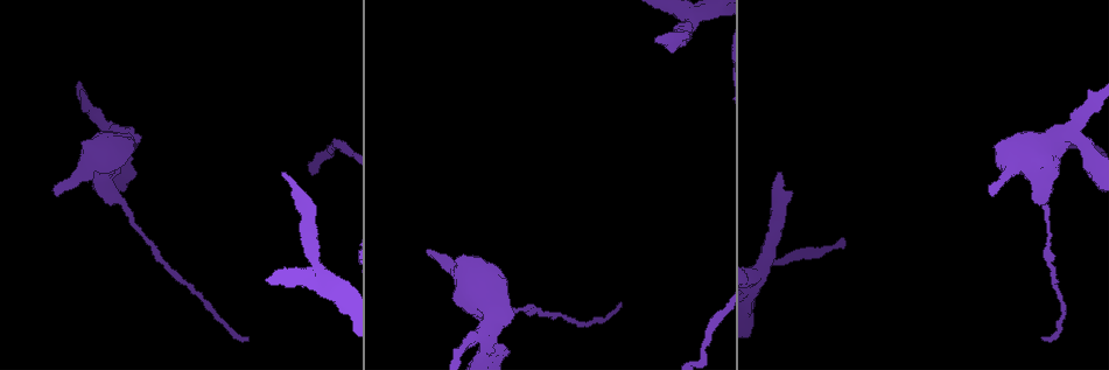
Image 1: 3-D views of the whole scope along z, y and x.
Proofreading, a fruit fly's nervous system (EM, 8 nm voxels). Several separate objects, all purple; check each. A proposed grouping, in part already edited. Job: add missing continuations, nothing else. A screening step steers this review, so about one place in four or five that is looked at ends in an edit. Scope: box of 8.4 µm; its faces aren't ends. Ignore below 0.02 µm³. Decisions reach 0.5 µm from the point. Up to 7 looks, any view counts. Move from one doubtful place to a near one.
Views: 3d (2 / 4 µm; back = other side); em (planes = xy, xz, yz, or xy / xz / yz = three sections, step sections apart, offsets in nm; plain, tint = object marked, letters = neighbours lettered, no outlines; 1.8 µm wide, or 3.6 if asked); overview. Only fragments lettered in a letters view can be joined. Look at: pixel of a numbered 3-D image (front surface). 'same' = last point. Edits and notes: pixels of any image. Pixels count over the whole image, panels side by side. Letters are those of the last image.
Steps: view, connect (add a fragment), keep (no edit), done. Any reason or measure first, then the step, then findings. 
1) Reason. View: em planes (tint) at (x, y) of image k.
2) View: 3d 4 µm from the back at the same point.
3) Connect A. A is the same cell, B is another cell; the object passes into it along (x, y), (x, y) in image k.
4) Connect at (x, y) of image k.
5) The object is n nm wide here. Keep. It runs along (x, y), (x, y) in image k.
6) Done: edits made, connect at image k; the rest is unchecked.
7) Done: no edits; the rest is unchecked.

Tapers out. View: em xz step 4 (tint) at (246, 338) of image 1.

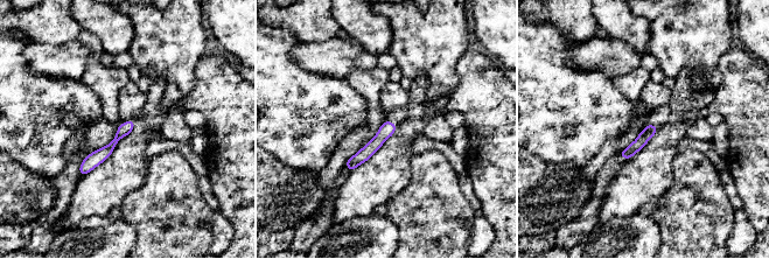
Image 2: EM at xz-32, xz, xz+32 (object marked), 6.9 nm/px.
View: em planes (letters) at the same point.

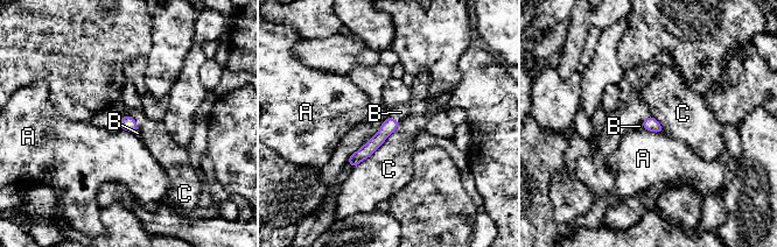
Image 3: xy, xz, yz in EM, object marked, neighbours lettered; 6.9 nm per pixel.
Connect B. B is the same cell, A and C are other cells; the object passes into it along (390, 125), (392, 118), (400, 112) in image 3; it goes on there.

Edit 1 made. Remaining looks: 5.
View: overview.

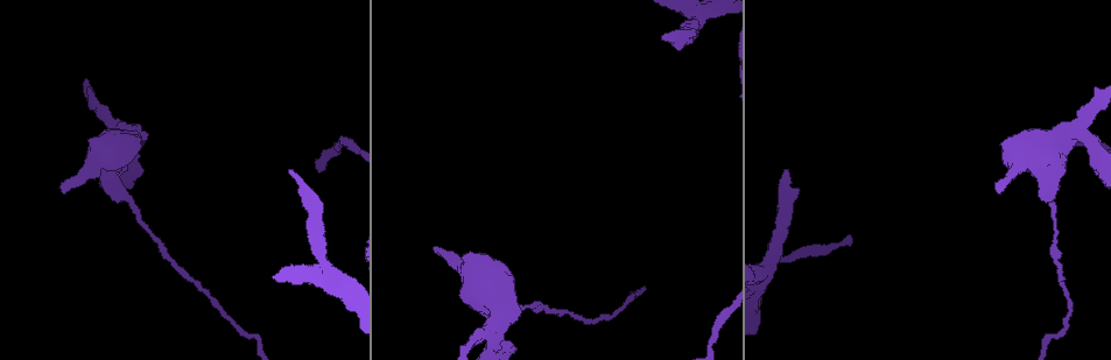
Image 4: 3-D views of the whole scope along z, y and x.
Free end. View: em xz step 4 (tint) at (663, 35) of image 4.

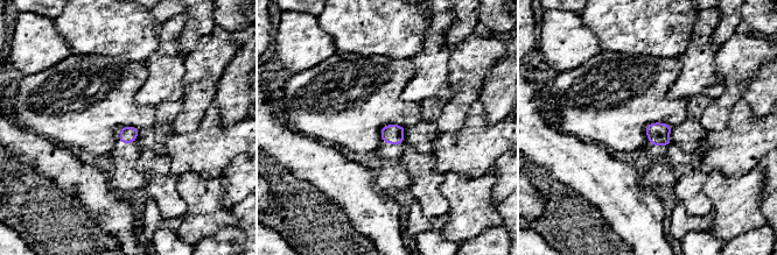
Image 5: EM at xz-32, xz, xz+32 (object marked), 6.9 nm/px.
Cut it another way. View: em planes (letters) at the same point.

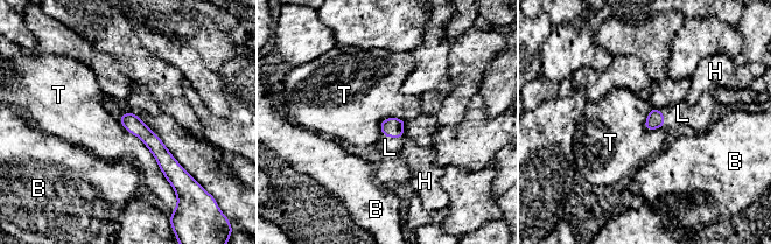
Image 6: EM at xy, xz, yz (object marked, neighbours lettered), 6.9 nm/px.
The longest contact is with T, 600 nm. Connect L. L is the same cell, B, H and T are other cells; the object passes into it along (393, 127), (392, 137), (390, 147) in image 6; the cell continues.

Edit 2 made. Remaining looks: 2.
Done: edits made, connect at image 3, connect at image 6; the rest is unchecked.

